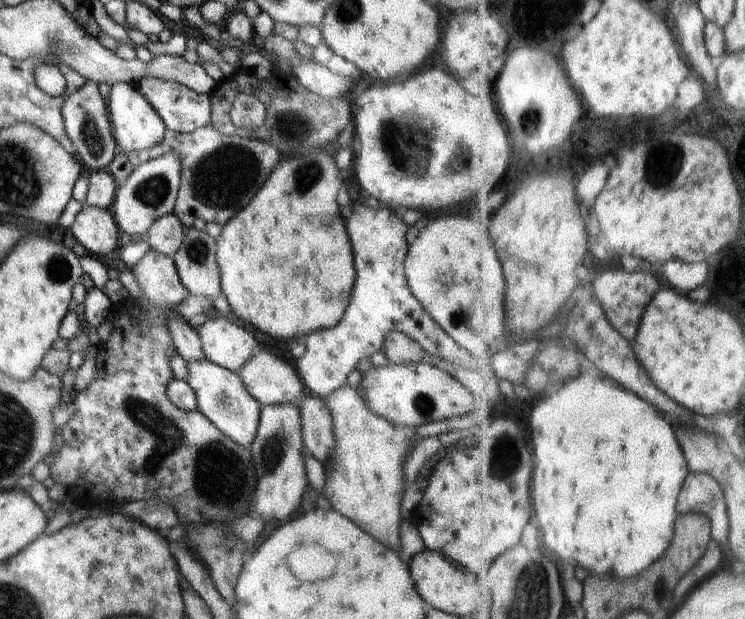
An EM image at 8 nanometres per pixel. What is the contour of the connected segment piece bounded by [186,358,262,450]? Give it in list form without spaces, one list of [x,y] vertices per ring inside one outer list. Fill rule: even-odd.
[[[206,358],[202,361],[188,362],[187,384],[194,390],[199,412],[214,424],[214,427],[229,440],[244,449],[250,449],[255,440],[261,406],[244,387],[237,373],[221,368]]]

